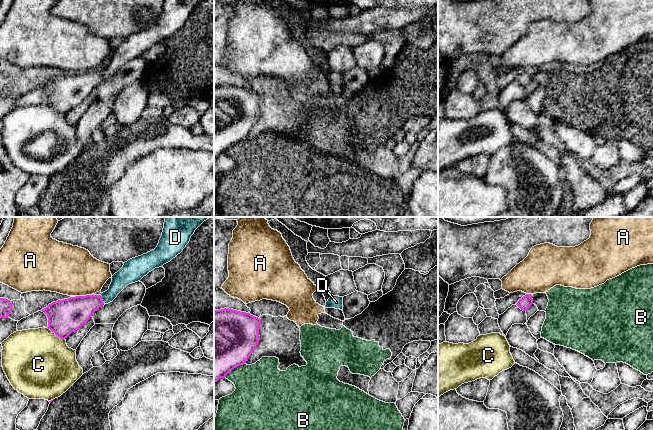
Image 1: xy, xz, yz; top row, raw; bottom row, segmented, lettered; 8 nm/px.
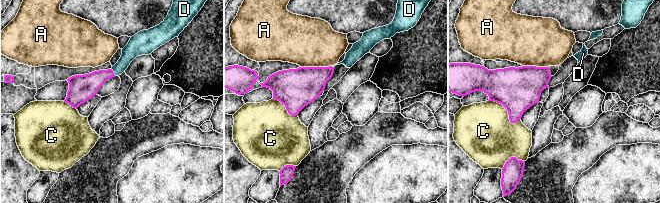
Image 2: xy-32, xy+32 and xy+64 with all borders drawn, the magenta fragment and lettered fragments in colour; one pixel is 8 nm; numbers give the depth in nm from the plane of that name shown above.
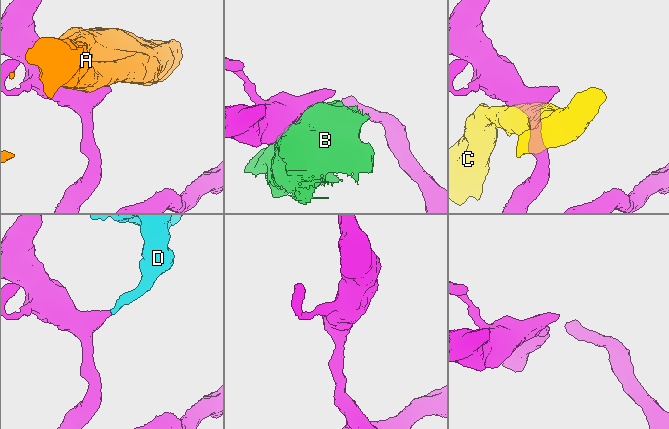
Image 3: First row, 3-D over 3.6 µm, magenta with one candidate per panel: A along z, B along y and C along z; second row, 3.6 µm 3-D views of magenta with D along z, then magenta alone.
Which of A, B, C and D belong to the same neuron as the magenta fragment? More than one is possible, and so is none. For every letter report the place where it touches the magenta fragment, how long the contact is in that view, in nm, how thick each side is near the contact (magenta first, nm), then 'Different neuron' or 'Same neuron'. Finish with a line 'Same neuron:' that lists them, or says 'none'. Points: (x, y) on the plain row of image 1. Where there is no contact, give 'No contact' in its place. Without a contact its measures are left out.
A: Touches magenta at xy (84, 72). Shared border 140 nm. Thickness 280 nm (magenta) against 400 nm. Different neuron
B: Touches magenta at xz (234, 143). Shared border 220 nm. Thickness 500 nm (magenta) against 360 nm. Different neuron
C: Touches magenta at xy (56, 111). Shared border 170 nm. Thickness 280 nm (magenta) against 500 nm. Different neuron
D: Touches magenta at xy (101, 75). Shared border 70 nm. Thickness 240 nm (magenta) against 140 nm. Same neuron
Same neuron: D

